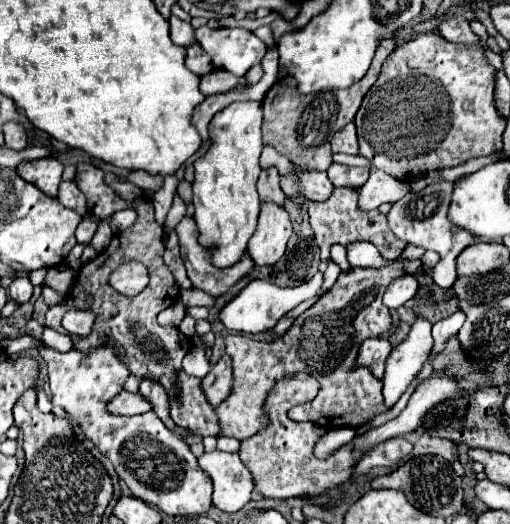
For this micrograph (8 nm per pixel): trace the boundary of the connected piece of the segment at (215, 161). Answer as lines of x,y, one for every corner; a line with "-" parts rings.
235,101
209,121
211,145
203,157
195,161
193,205
195,221
199,227
199,241
213,247
213,265
229,267
241,259
247,241
257,227
259,195
255,189
261,173
259,155
261,141
261,105
257,101

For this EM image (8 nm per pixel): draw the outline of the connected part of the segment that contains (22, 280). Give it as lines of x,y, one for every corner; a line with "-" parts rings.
17,277
11,281
11,287
9,287
9,295
11,299
15,299
17,303
25,303
31,299
31,293
33,293
33,285
27,277

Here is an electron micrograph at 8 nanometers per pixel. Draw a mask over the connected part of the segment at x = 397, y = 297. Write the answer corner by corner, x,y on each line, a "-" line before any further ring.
405,273
397,279
393,279
383,295
383,303
389,307
389,309
399,309
403,307
409,299
413,299
413,295
417,293
419,289
419,281
415,279
415,275
411,273

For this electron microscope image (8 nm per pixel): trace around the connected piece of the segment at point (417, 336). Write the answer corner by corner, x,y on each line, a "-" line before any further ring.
417,317
417,321
411,325
411,333
407,335
407,339
401,345
397,345
387,359
383,377
383,397
387,407
393,407
397,403
401,393
421,371
431,347
431,323
423,317

